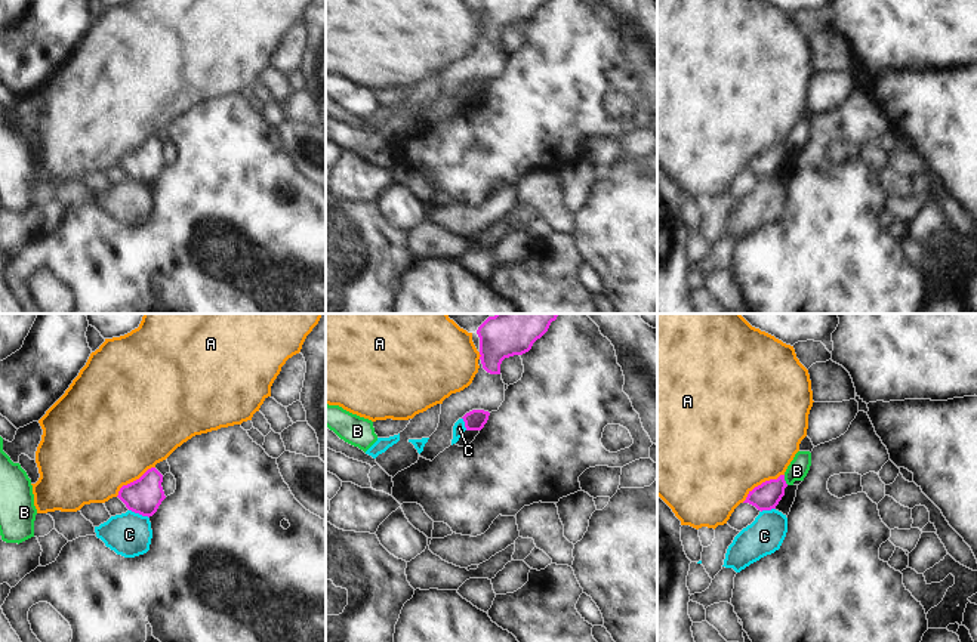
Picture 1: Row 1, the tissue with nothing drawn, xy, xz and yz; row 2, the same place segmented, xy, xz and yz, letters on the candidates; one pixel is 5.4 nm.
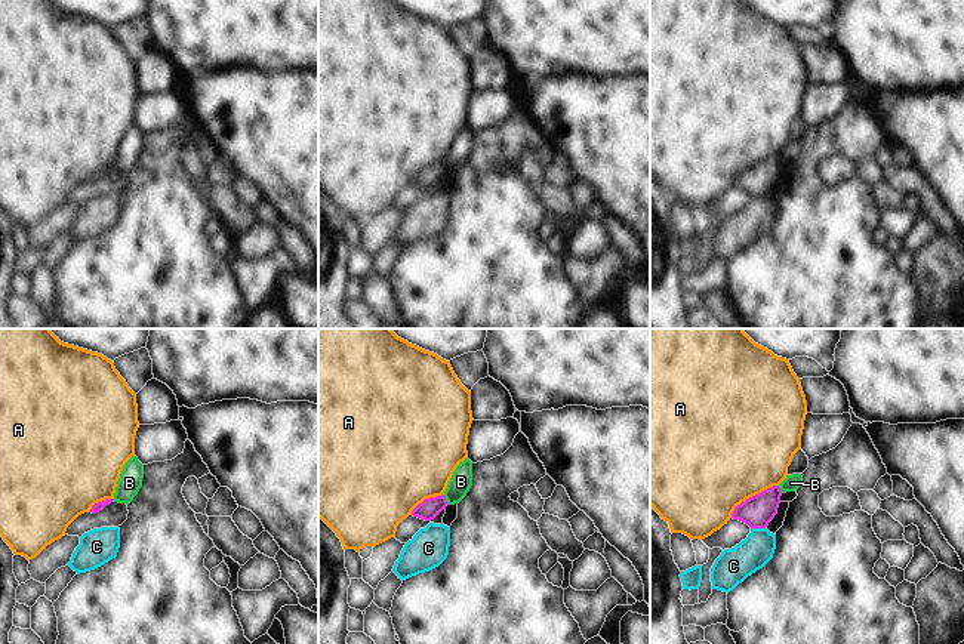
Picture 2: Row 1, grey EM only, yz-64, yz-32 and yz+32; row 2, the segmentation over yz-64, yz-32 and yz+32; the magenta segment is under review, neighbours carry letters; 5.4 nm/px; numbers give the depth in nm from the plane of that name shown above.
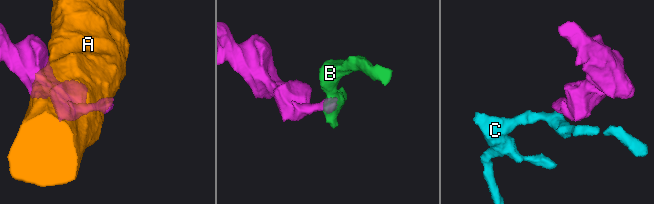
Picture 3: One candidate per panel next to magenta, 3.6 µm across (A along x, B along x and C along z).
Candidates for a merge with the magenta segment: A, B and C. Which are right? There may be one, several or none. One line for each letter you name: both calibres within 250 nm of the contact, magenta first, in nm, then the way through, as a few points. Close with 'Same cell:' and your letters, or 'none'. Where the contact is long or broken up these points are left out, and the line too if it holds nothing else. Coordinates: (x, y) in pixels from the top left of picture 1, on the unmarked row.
Same cell: none

